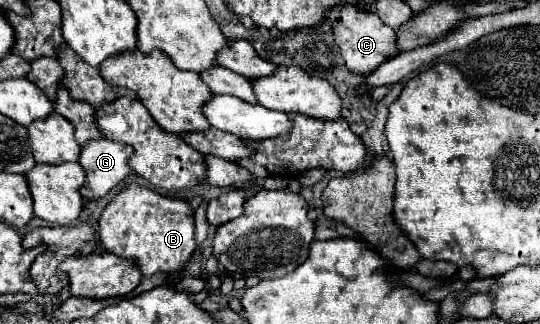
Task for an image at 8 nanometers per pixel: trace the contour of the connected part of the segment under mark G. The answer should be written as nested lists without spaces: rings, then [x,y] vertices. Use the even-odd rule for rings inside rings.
[[[89,141],[81,147],[79,165],[85,169],[85,183],[81,187],[83,199],[105,197],[129,173],[129,157],[133,149],[119,141]]]

